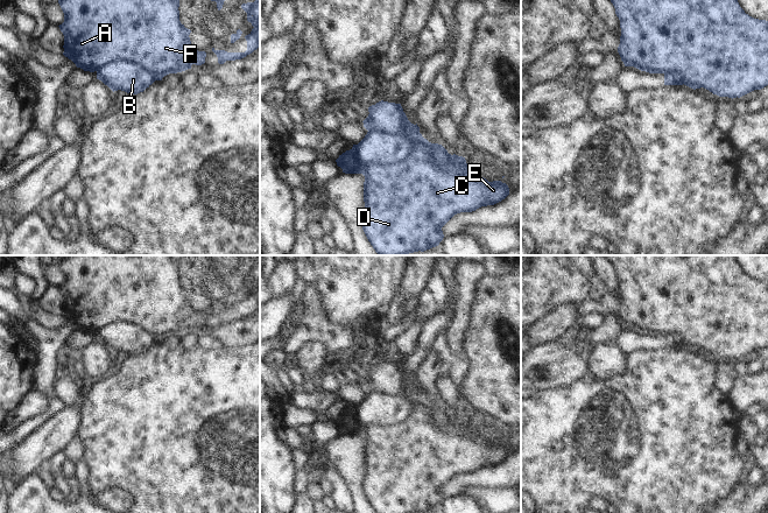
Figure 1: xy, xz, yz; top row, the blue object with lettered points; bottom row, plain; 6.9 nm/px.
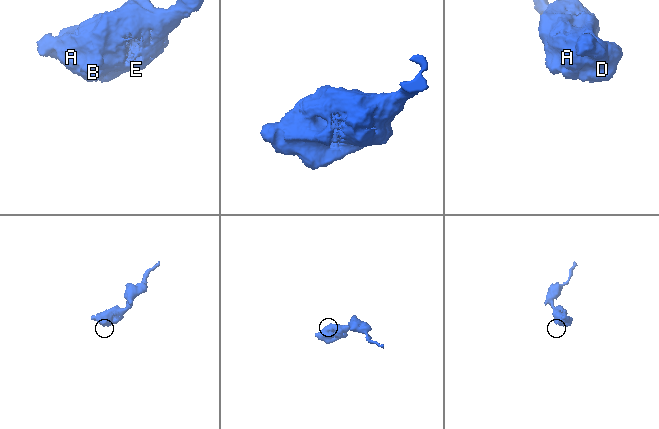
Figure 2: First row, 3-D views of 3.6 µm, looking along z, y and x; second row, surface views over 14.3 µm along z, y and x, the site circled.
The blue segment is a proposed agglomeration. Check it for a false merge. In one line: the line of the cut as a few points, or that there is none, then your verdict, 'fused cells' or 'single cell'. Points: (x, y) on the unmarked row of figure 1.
xz (413, 406), (403, 420), (392, 426), (361, 426), (354, 413) | fused cells

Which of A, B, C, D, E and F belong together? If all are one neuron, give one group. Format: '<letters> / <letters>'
A C D E F / B

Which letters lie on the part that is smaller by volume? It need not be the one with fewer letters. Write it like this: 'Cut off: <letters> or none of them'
Cut off: B

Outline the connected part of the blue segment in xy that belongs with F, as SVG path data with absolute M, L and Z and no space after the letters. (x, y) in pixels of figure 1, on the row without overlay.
M64 255L58 265L64 274L59 290L64 296L63 316L77 329L94 333L114 322L132 323L143 328L156 342L169 335L205 324L206 314L198 312L190 302L191 291L179 282L179 260L185 255Z

